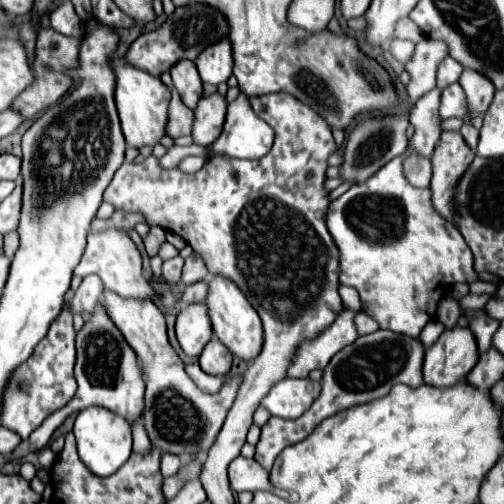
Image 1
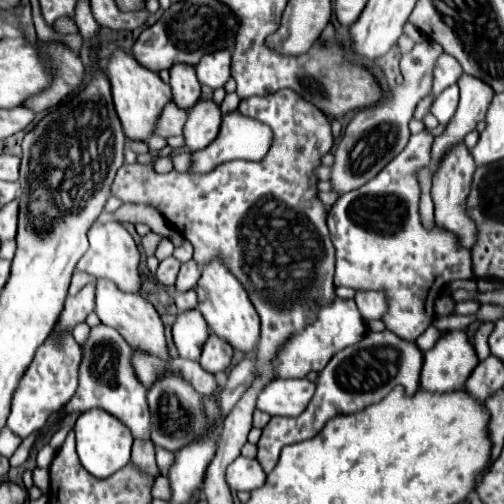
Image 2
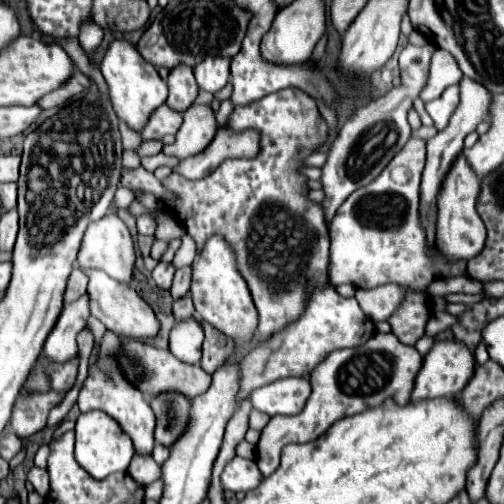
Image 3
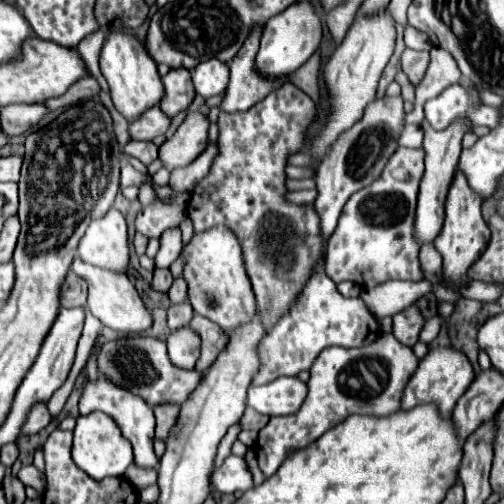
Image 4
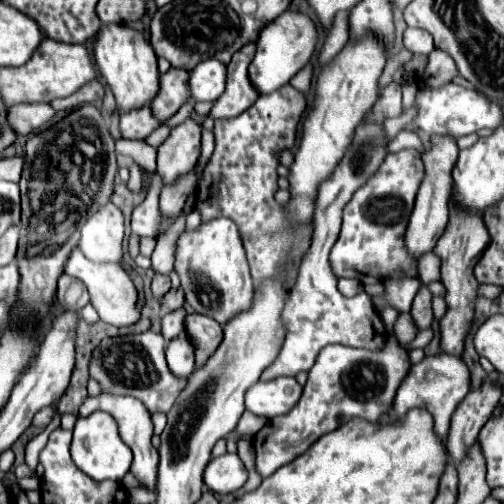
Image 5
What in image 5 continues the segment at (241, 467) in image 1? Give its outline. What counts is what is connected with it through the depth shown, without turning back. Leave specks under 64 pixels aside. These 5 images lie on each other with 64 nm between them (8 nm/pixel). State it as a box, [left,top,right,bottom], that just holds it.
[204,454,248,494]

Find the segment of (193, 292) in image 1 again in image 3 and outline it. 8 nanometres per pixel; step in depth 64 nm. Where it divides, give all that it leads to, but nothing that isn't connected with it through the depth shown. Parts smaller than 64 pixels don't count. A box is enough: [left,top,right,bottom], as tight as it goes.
[174,296,194,320]

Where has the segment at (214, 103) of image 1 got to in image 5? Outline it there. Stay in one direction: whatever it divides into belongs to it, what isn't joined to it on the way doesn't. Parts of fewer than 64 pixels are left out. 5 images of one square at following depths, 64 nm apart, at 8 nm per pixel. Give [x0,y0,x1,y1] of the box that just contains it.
[158,118,202,184]

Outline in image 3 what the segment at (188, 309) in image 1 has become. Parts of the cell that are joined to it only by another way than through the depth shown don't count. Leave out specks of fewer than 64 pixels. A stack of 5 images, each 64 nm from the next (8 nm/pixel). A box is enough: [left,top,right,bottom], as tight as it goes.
[170,316,204,364]

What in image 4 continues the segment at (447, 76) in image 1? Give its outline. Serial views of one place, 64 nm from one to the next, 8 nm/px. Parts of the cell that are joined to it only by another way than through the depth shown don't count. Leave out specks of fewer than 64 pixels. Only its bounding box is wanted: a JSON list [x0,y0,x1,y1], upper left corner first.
[406,48,460,126]

